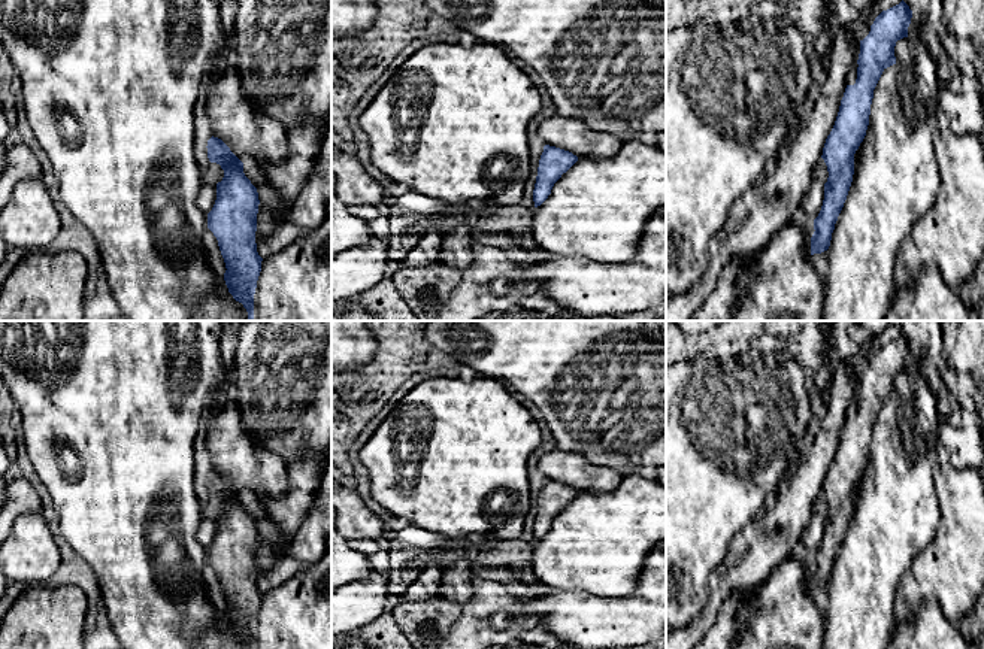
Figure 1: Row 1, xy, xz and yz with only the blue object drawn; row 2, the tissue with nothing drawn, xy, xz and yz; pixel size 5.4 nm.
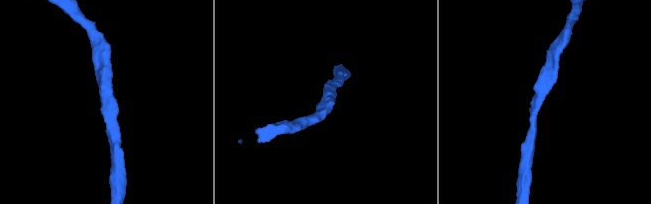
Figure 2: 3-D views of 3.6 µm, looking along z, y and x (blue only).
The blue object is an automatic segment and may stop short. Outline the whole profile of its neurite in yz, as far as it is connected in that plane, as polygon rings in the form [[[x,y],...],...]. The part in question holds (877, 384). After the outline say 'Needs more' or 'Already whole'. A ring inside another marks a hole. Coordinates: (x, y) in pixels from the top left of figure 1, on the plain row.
[[[902,334],[882,345],[871,360],[869,369],[860,374],[857,413],[847,419],[839,446],[826,473],[823,489],[829,506],[824,518],[824,534],[814,554],[811,589],[829,583],[838,551],[847,534],[853,509],[854,488],[866,470],[874,424],[882,406],[896,398],[896,376],[908,371],[912,345]]]. Already whole

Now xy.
[[[218,471],[208,474],[208,492],[224,504],[208,562],[218,574],[225,597],[224,615],[233,633],[254,649],[254,628],[263,592],[257,586],[257,522],[243,507],[243,497]]]. Already whole

